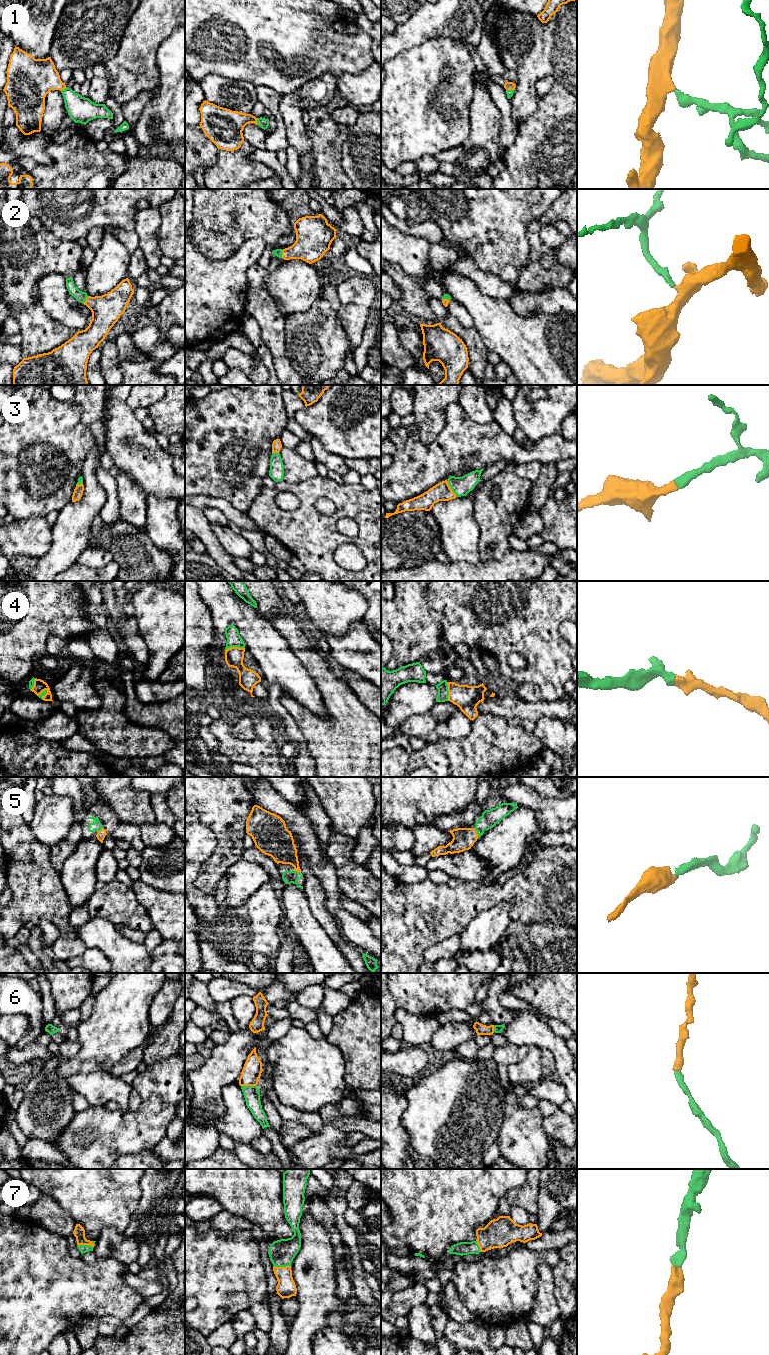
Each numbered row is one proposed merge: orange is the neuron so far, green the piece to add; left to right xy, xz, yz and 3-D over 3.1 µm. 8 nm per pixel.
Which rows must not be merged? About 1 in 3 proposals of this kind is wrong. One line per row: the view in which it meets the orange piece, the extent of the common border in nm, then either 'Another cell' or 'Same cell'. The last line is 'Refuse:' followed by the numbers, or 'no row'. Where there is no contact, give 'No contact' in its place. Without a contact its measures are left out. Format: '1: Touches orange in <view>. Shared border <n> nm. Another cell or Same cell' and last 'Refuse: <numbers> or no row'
1: Touches orange in xz. Shared border 60 nm. Same cell
2: Touches orange in xy. Shared border 80 nm. Same cell
3: Touches orange in yz. Shared border 150 nm. Same cell
4: Touches orange in xz. Shared border 170 nm. Same cell
5: Touches orange in yz. Shared border 90 nm. Same cell
6: Touches orange in xz. Shared border 130 nm. Same cell
7: Touches orange in xz. Shared border 140 nm. Same cell
Refuse: no row

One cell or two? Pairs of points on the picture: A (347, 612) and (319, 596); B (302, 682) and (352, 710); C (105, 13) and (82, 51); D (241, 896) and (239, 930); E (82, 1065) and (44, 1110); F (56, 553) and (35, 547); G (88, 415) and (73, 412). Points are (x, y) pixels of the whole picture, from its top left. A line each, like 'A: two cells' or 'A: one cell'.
A: one cell
B: two cells
C: one cell
D: two cells
E: one cell
F: two cells
G: two cells

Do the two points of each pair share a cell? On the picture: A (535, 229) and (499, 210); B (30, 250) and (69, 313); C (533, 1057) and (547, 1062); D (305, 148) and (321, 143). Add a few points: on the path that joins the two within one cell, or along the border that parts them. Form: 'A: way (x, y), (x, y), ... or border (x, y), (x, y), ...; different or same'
A: border (537, 218), (526, 228), (530, 248); different
B: border (66, 277), (45, 274), (37, 284), (37, 296); different
C: border (540, 1049), (543, 1077); different
D: border (305, 124), (305, 133), (310, 141), (313, 169); different

